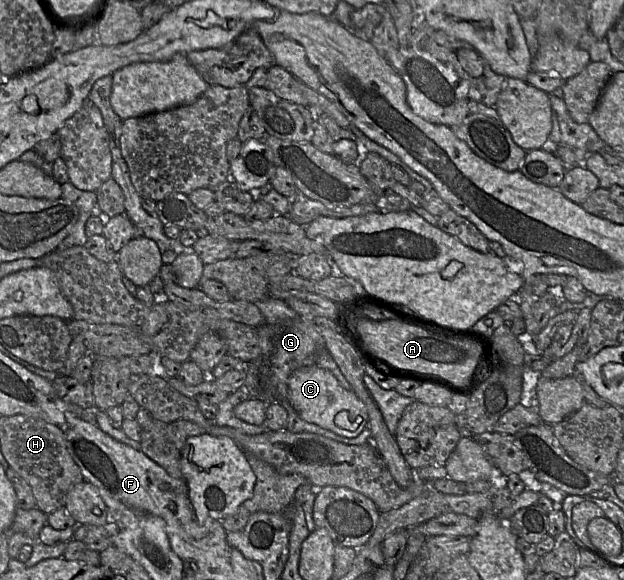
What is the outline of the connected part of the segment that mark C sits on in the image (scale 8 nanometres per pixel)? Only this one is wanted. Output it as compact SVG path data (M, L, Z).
M316 364L299 368L290 376L286 400L306 422L316 424L339 436L355 438L369 428L364 403L352 390L343 388L335 376Z

